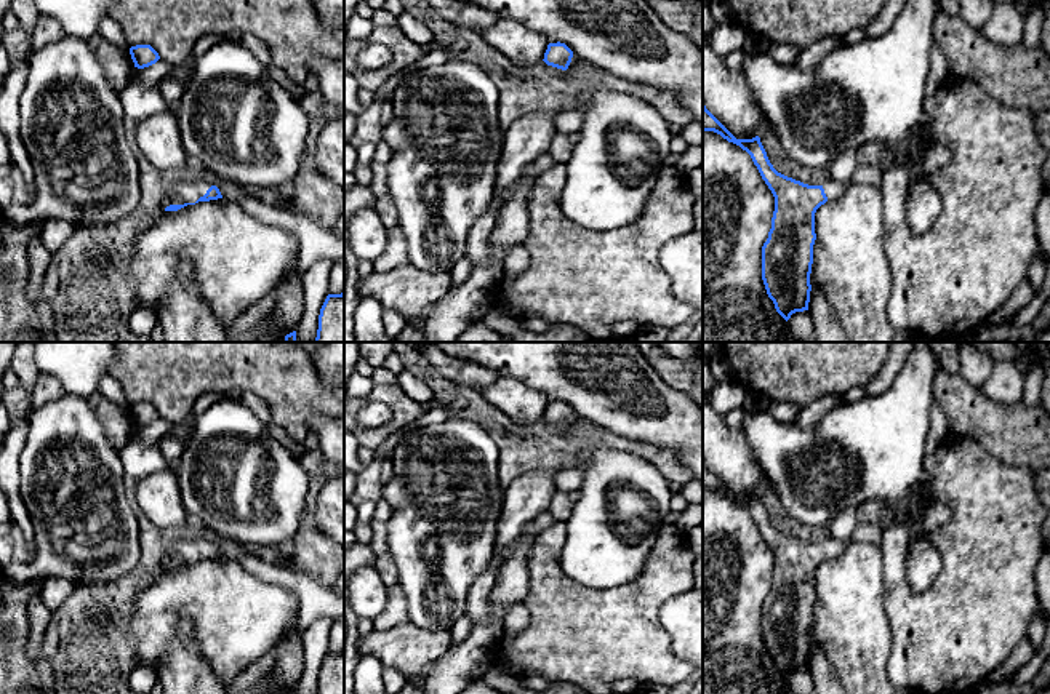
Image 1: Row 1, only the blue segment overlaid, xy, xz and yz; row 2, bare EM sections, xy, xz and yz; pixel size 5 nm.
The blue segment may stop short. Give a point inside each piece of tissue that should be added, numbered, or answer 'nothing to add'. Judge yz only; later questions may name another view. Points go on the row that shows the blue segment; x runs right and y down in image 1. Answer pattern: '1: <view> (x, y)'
1: yz (833, 189)

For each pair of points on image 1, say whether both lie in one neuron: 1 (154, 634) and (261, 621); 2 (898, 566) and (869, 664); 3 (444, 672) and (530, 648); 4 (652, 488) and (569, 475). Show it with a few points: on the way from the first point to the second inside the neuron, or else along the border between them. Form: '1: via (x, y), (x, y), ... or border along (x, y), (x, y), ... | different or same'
1: via (167, 603), (221, 602), (231, 611) | same
2: border along (882, 573), (884, 608), (893, 646) | different
3: border along (500, 640), (493, 664) | different
4: border along (573, 464), (583, 470), (583, 483), (578, 488) | different

